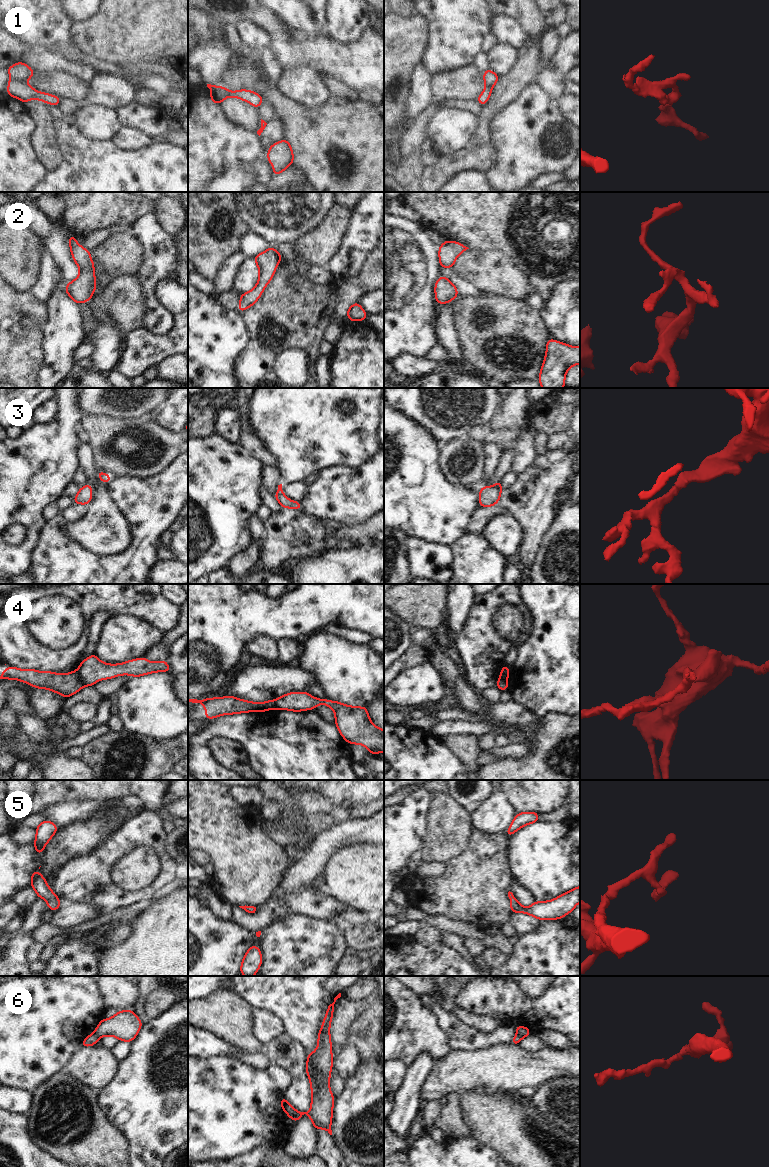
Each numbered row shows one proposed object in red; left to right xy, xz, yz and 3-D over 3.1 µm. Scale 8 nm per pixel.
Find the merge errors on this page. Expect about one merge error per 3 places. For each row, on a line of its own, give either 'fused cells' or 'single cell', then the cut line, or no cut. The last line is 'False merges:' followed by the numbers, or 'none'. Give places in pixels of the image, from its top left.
1: single cell; cut none
2: single cell; cut none
3: single cell; cut none
4: fused cells; cut xy (76, 671), (83, 685)
5: single cell; cut none
6: fused cells; cut xz (294, 1109), (289, 1116)
False merges: 4, 6

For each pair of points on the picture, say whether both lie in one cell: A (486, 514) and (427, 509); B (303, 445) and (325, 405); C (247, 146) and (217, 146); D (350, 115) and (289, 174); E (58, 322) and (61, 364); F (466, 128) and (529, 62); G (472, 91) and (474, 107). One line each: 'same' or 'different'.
A: different
B: same
C: same
D: different
E: same
F: different
G: different

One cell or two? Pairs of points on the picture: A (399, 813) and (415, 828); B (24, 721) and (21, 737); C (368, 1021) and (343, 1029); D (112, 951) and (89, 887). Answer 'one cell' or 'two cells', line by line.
A: one cell
B: two cells
C: two cells
D: two cells

